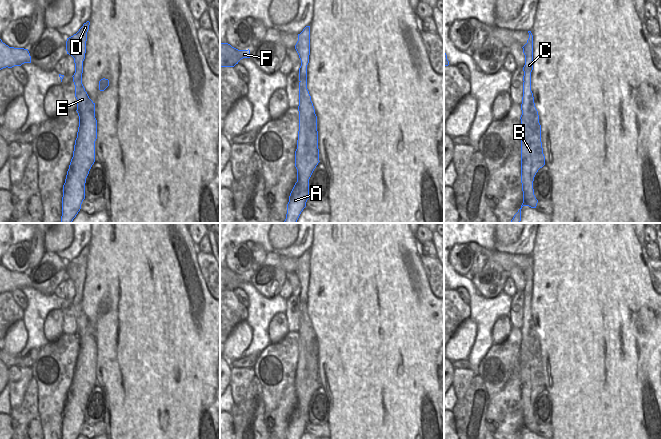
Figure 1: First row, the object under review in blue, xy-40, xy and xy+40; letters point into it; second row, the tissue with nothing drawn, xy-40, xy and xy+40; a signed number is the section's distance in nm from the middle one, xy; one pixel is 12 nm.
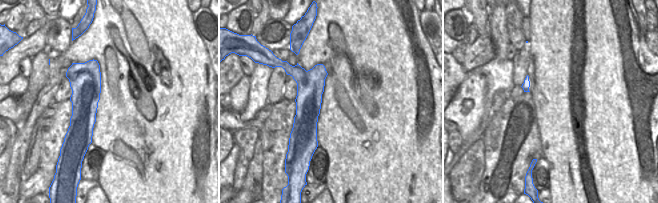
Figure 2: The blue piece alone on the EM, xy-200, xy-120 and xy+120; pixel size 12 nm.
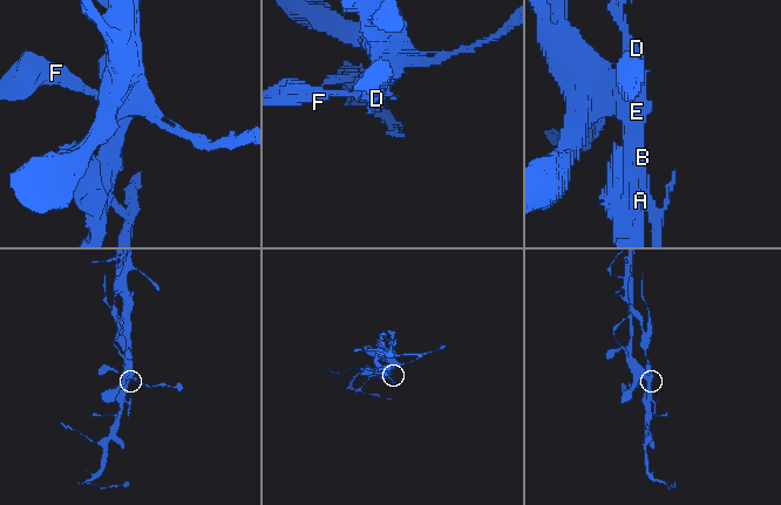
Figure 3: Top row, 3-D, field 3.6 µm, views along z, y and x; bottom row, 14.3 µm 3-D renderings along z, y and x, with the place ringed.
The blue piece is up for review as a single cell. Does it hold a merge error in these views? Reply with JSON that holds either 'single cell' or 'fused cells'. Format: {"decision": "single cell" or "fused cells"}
{"decision": "fused cells"}

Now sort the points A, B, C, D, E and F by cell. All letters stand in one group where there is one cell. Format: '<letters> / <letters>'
A B E F / C D

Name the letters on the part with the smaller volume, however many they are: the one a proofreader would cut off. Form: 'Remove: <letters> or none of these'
Remove: C, D

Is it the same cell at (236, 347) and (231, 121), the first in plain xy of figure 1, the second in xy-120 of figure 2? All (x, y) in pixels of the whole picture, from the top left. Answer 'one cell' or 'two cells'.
two cells

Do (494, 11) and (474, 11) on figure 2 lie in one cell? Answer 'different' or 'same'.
different

